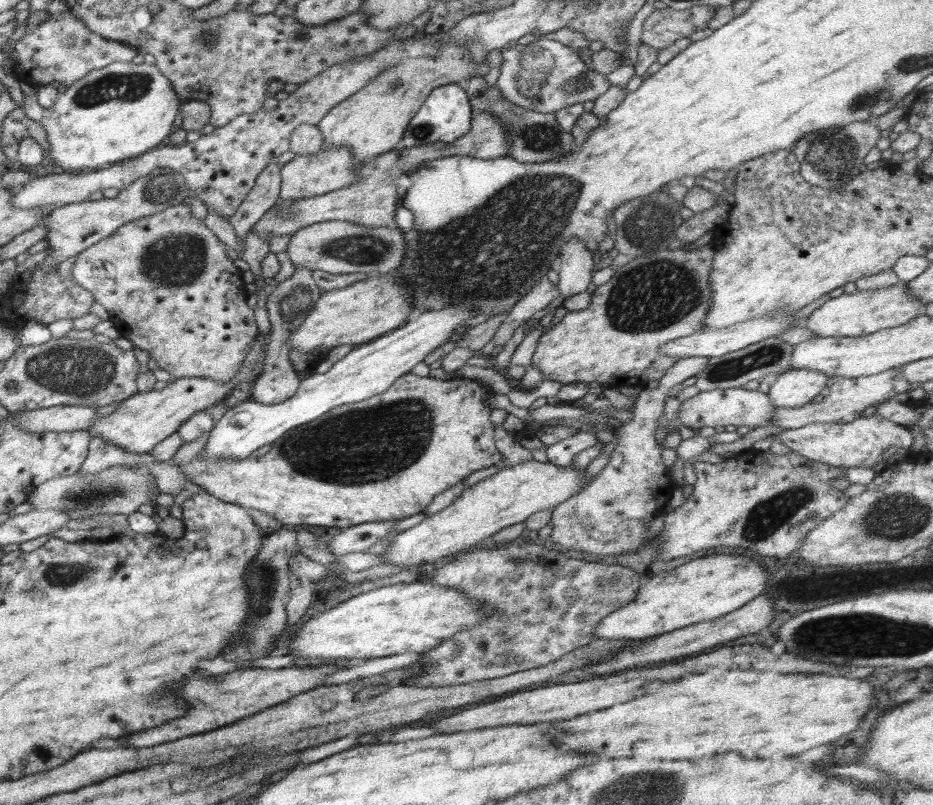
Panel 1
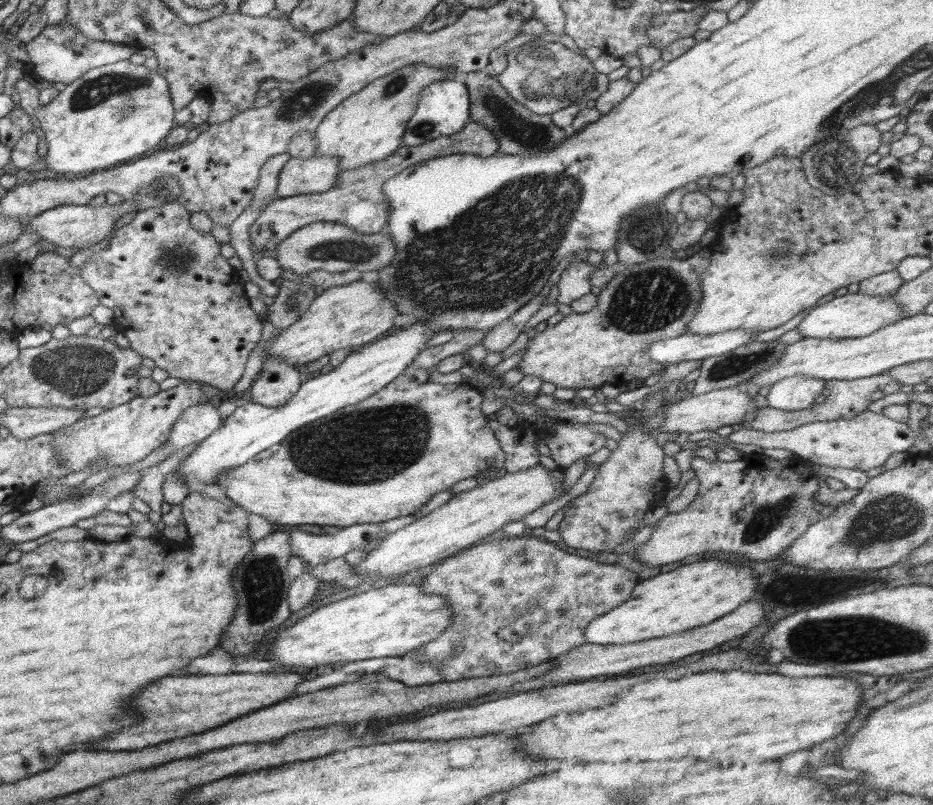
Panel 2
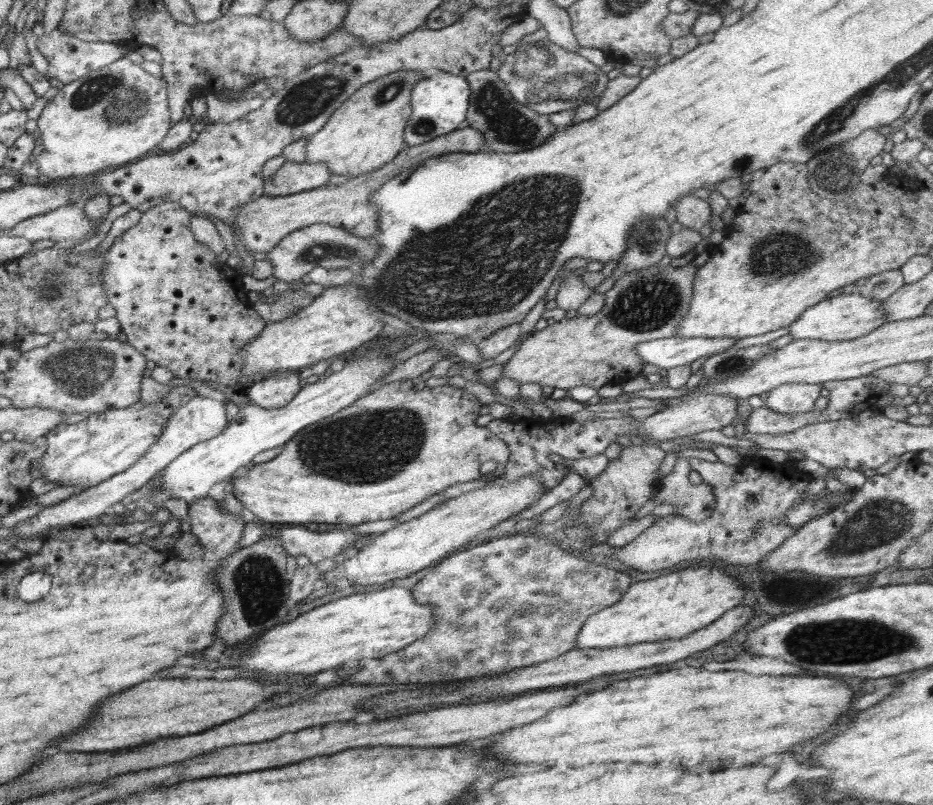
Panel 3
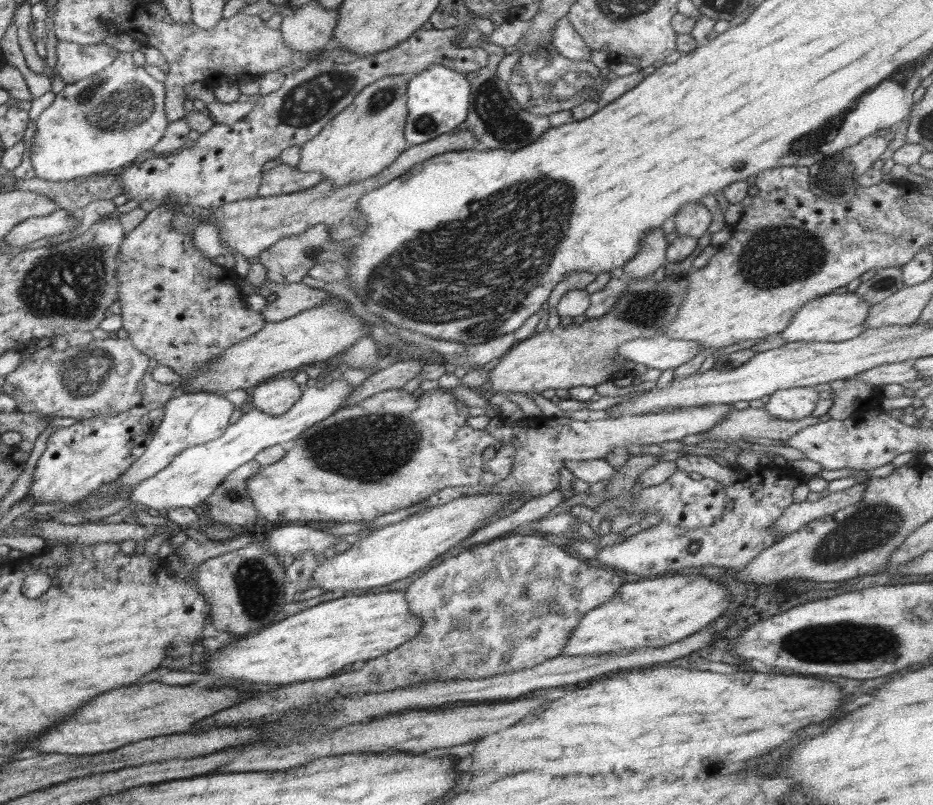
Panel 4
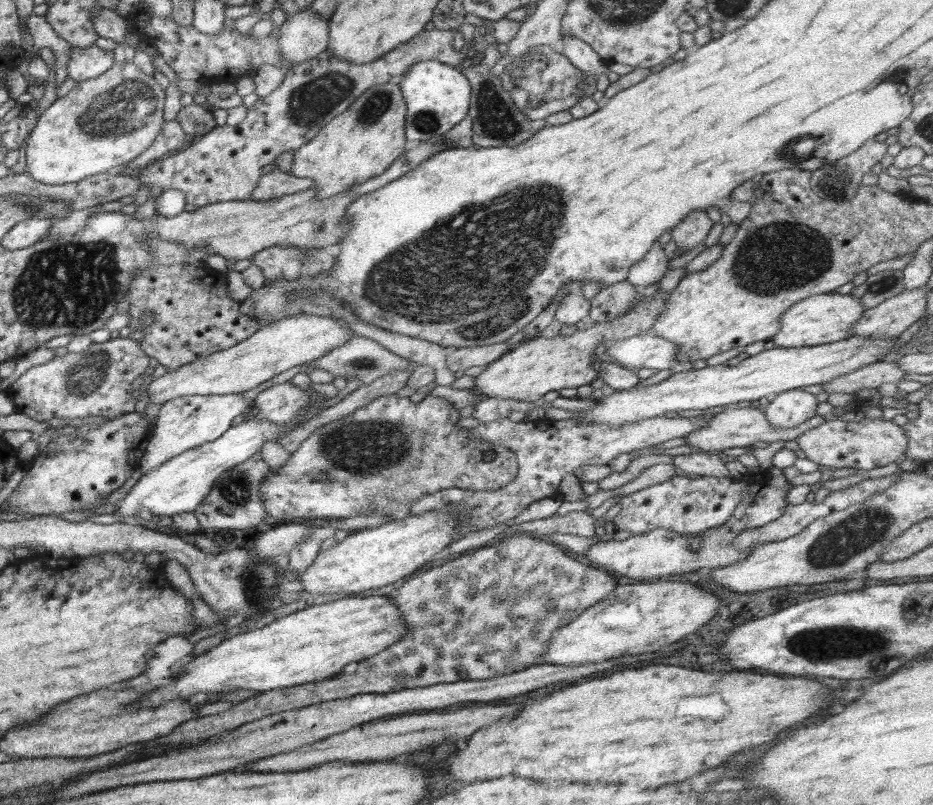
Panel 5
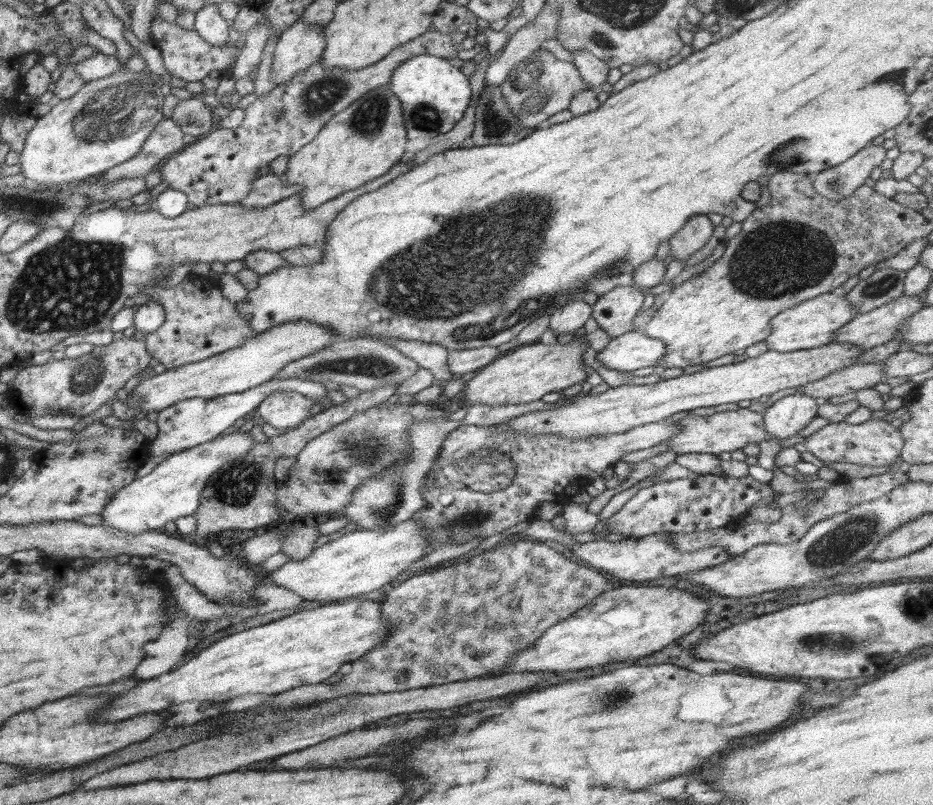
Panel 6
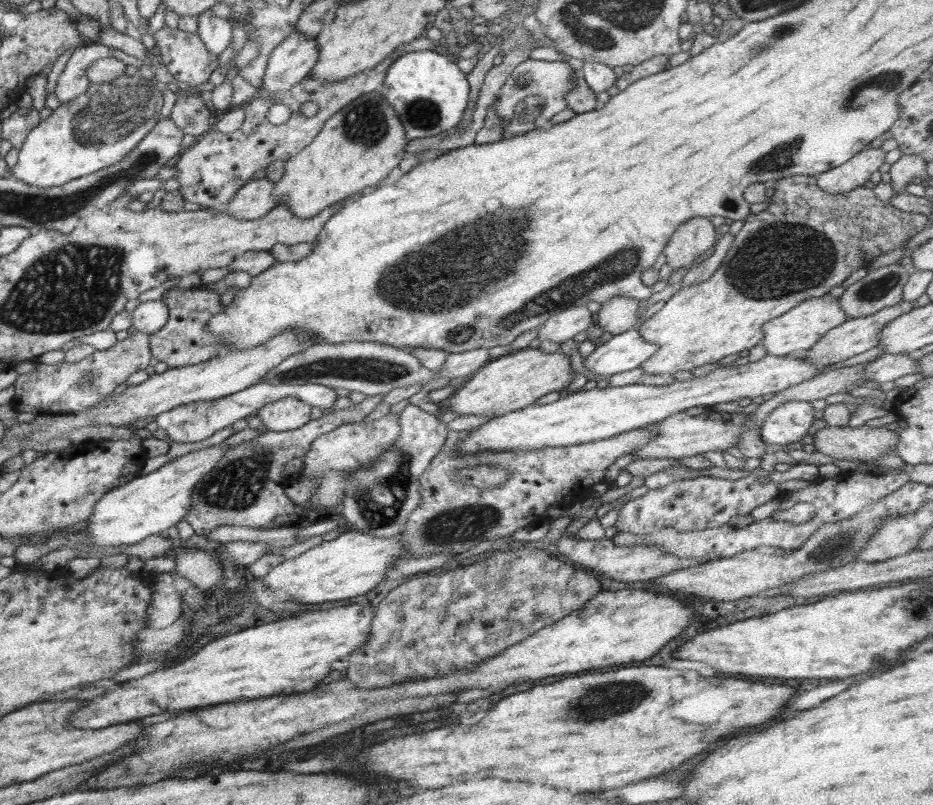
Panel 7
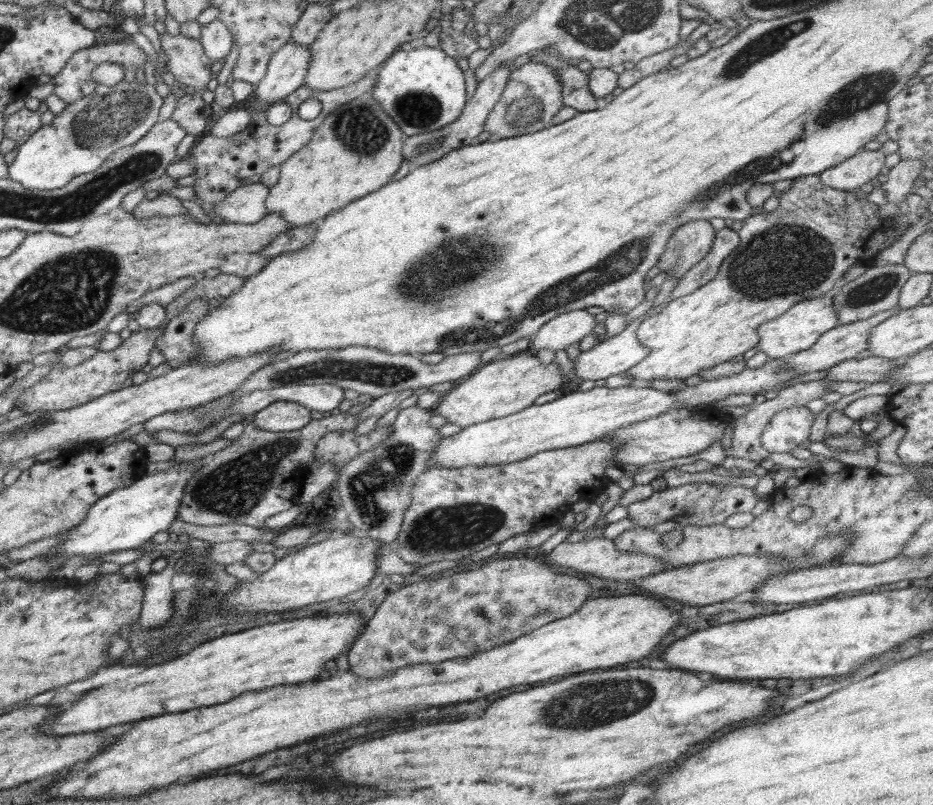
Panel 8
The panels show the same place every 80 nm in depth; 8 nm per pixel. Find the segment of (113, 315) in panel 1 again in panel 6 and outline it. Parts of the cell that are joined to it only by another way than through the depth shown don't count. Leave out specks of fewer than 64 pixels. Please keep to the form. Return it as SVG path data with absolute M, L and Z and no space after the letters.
M198 276L166 290L162 287L166 279L148 283L143 292L164 307L166 313L156 332L145 333L144 343L151 358L156 358L167 370L206 360L242 345L245 339L253 336L250 323L237 311L236 305L221 294L219 281Z

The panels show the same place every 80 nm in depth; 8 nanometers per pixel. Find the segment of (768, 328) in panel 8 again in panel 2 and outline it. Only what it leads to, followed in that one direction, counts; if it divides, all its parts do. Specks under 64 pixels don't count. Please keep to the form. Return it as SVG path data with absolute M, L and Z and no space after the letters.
M846 294L811 310L800 325L799 332L805 337L821 339L849 339L868 336L884 326L894 324L907 314L892 296L866 296L866 294Z

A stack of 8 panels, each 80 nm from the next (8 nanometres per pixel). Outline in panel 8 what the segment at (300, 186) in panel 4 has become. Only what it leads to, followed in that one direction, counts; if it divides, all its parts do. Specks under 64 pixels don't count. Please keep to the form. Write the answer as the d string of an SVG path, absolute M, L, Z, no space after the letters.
M260 182L239 186L224 200L213 204L216 205L214 212L226 222L254 224L267 213L265 198L269 189Z

